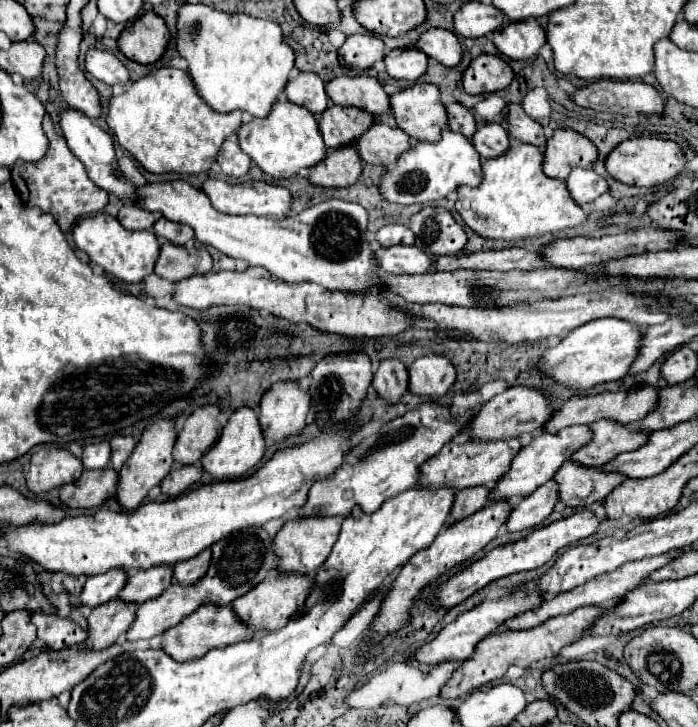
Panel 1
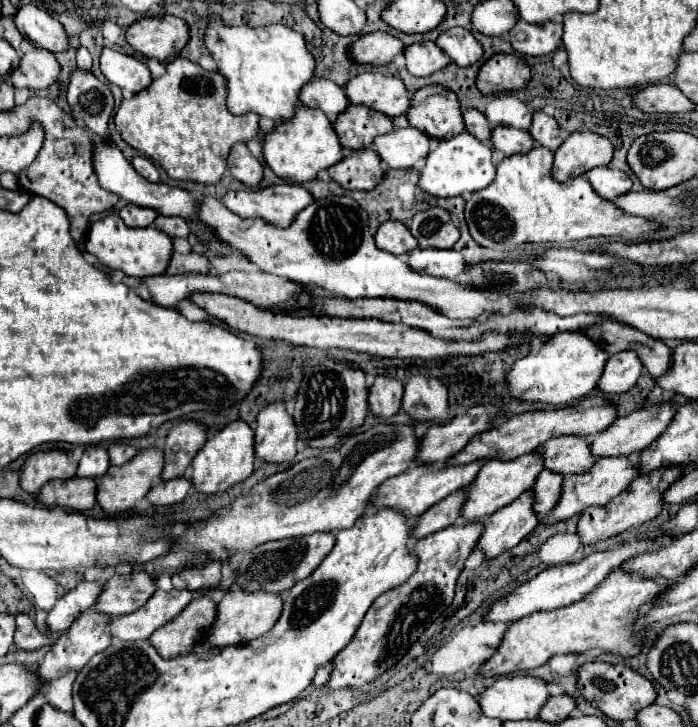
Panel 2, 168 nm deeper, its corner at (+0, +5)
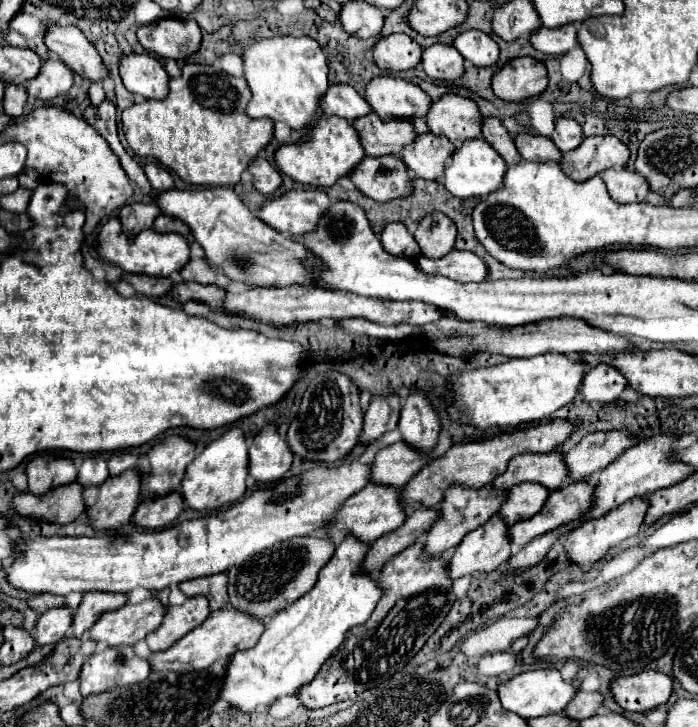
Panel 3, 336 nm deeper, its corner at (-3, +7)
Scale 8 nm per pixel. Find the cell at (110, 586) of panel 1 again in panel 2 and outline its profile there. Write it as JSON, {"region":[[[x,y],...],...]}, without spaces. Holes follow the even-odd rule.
{"region":[[[83,580],[75,590],[67,592],[63,598],[55,602],[55,606],[49,610],[45,618],[47,628],[51,632],[69,630],[73,620],[95,604],[99,592],[101,592],[101,586],[95,580]]]}

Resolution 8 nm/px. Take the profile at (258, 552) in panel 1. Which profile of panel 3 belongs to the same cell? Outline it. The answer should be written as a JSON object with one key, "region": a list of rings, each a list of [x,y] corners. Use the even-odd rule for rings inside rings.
{"region":[[[152,596],[140,604],[126,604],[124,608],[102,614],[90,630],[90,638],[108,646],[134,646],[154,632],[164,616],[166,606]]]}

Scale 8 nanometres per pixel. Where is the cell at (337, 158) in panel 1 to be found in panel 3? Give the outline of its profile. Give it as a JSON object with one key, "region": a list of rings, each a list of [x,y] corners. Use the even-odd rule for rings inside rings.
{"region":[[[400,156],[364,158],[348,176],[362,194],[380,202],[408,196],[412,188],[408,168]]]}

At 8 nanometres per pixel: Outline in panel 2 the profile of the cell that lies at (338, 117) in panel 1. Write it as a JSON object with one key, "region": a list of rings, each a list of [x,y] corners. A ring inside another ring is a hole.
{"region":[[[349,106],[333,126],[345,148],[363,150],[369,148],[377,136],[389,134],[393,130],[393,120],[367,106]]]}

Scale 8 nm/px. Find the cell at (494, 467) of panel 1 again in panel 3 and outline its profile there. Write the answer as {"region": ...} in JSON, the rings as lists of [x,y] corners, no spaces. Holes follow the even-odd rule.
{"region":[[[370,482],[366,488],[362,488],[360,492],[350,496],[342,504],[342,508],[338,510],[338,514],[330,526],[336,526],[344,534],[352,532],[356,538],[370,544],[374,540],[378,540],[380,536],[390,534],[392,530],[400,528],[404,520],[406,520],[406,512],[404,512],[404,504],[402,504],[402,488]]]}

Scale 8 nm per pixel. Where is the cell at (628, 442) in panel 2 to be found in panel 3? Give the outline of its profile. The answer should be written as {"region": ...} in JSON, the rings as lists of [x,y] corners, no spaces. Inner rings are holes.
{"region":[[[592,432],[586,434],[576,448],[564,454],[564,462],[570,470],[572,480],[588,478],[590,474],[604,470],[616,456],[626,452],[626,448],[636,446],[640,440],[624,436],[624,432]]]}

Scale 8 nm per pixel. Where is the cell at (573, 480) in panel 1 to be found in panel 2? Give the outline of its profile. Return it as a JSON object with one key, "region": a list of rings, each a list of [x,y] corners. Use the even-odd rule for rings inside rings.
{"region":[[[543,470],[537,476],[535,484],[529,488],[529,492],[535,498],[533,502],[535,514],[545,514],[553,508],[553,502],[557,502],[557,494],[561,492],[561,482],[563,478],[559,474],[549,474],[549,470]]]}

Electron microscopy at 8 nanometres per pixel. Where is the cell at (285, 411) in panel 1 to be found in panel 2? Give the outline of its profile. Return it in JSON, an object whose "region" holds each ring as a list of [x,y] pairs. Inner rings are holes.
{"region":[[[283,402],[267,404],[257,416],[255,456],[267,464],[287,464],[295,458],[297,428]]]}

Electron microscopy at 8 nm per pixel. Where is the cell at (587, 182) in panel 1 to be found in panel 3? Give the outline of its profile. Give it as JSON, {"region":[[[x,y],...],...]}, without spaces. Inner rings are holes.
{"region":[[[608,168],[600,174],[600,178],[606,182],[610,196],[622,204],[644,202],[646,192],[650,190],[644,176],[626,168]]]}

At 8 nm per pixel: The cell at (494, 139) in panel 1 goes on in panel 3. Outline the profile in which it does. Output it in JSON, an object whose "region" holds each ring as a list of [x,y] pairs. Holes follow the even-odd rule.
{"region":[[[522,132],[514,138],[514,144],[516,144],[520,156],[528,162],[548,162],[548,160],[560,162],[560,158],[562,158],[560,150],[556,150],[554,142],[546,136]]]}

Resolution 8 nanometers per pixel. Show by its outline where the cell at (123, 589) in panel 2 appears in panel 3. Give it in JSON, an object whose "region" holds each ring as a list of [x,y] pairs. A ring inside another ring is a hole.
{"region":[[[88,592],[80,608],[74,612],[74,636],[82,636],[82,632],[90,630],[104,612],[122,608],[126,602],[128,602],[126,594]]]}

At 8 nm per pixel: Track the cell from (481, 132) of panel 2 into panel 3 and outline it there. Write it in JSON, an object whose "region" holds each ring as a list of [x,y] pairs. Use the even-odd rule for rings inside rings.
{"region":[[[498,118],[482,120],[482,136],[506,160],[506,164],[520,162],[520,154],[516,152],[516,146],[514,146],[512,138],[508,136],[508,130],[502,126],[502,122]]]}

